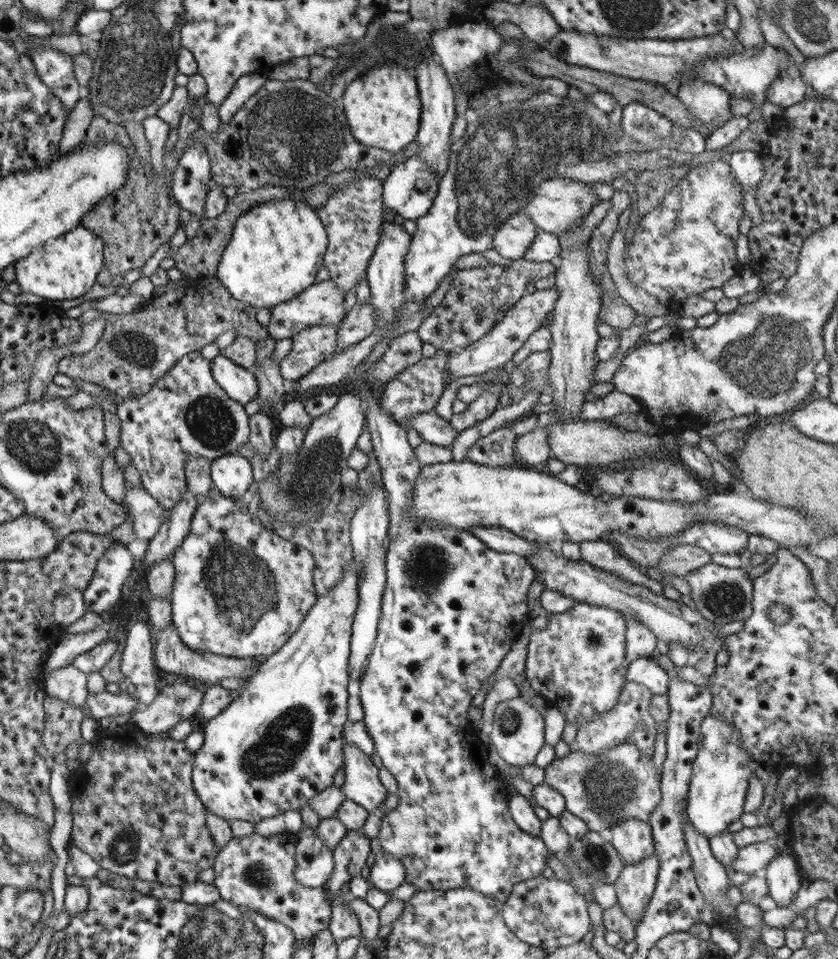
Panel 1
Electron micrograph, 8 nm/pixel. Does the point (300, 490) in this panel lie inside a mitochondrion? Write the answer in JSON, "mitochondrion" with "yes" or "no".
{"mitochondrion":"yes"}

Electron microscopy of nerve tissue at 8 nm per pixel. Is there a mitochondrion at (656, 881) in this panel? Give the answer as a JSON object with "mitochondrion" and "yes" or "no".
{"mitochondrion":"no"}

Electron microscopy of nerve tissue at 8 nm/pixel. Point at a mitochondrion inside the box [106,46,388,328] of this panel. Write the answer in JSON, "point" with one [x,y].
{"point":[298,135]}

